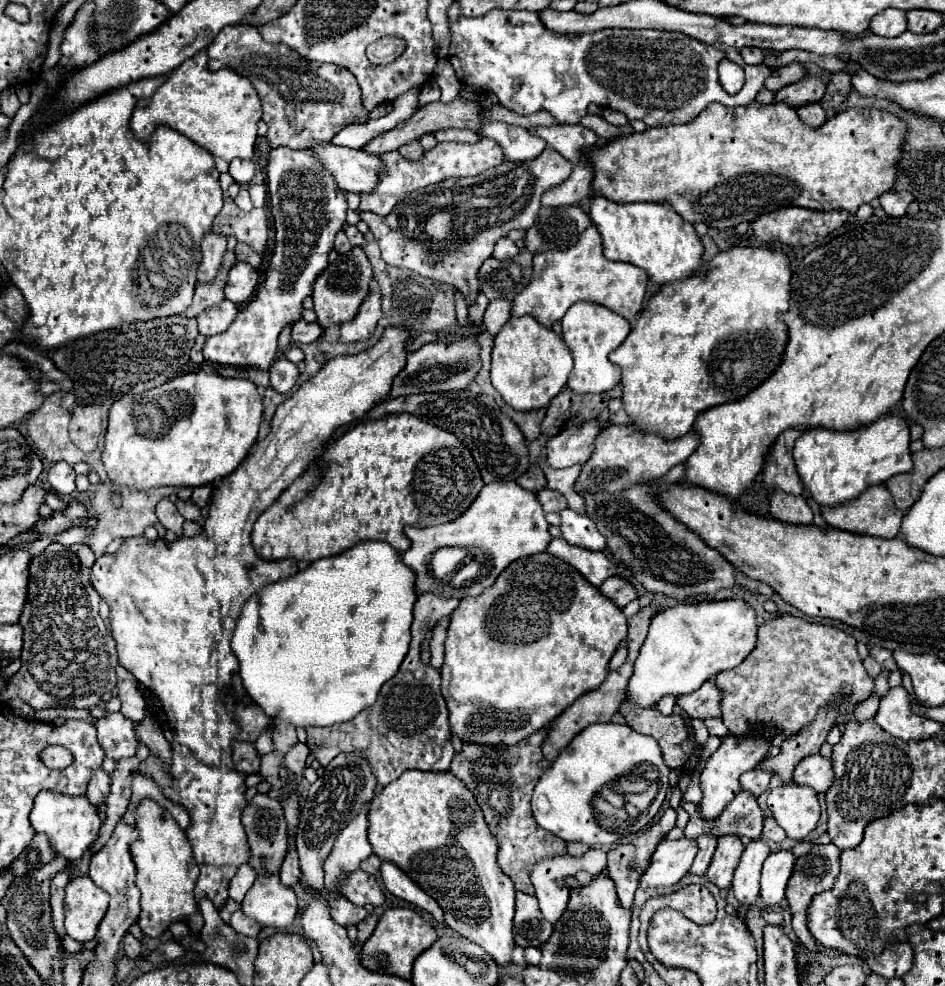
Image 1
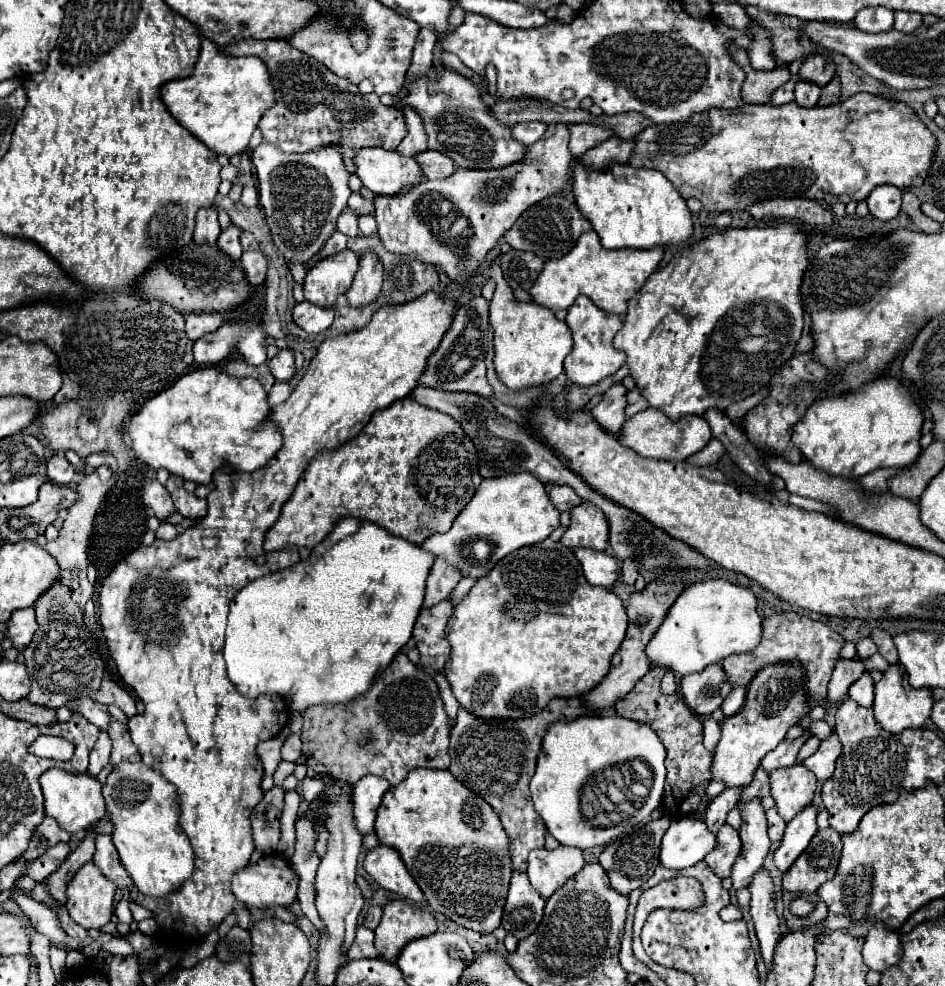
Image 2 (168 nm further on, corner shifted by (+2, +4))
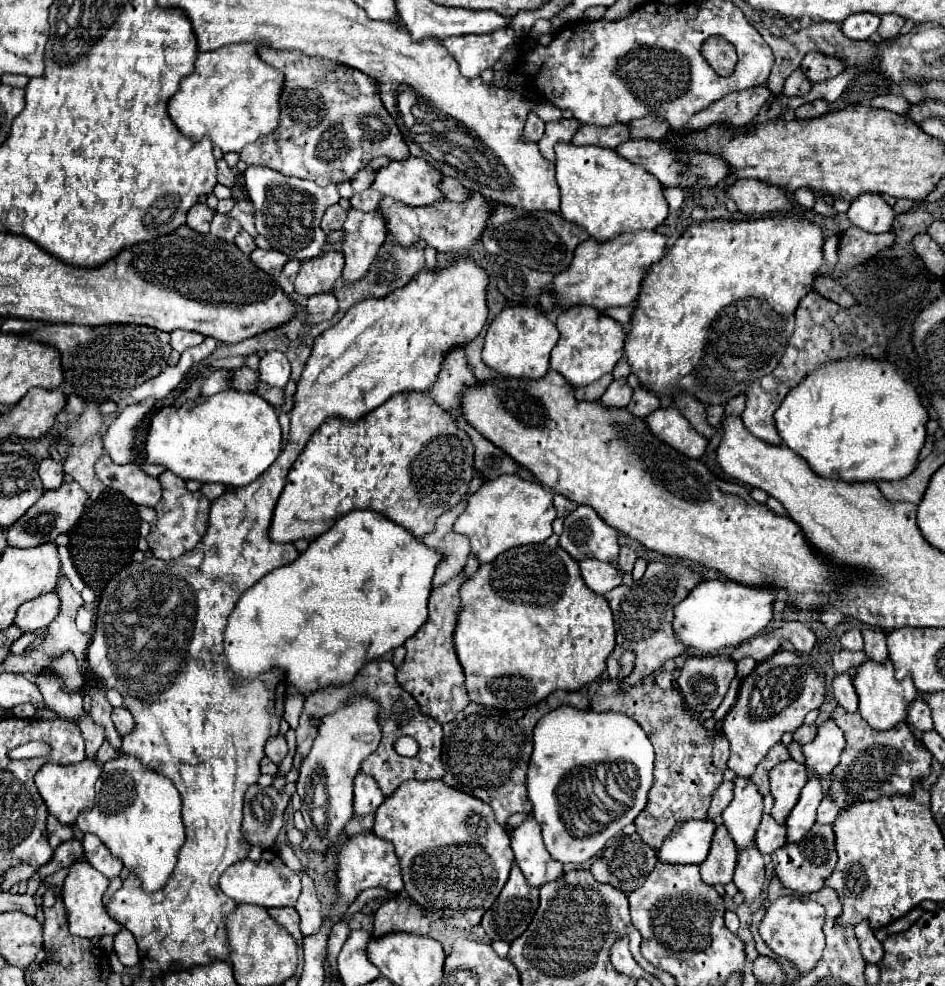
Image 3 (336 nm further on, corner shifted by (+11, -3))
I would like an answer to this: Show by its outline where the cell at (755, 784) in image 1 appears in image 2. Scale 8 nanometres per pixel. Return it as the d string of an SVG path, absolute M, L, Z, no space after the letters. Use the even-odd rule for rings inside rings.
M804 732L800 738L796 740L782 740L778 744L778 748L770 754L766 754L766 758L762 760L762 768L766 772L772 772L780 766L794 766L796 764L796 756L798 756L798 750L804 746L804 742L810 738L808 732Z

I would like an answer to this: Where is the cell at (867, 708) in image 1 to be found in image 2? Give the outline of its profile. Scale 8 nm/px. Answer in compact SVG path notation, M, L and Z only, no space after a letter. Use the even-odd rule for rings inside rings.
M864 672L848 690L848 696L852 700L856 700L860 706L864 708L872 708L872 702L874 702L874 682L870 678L868 672Z

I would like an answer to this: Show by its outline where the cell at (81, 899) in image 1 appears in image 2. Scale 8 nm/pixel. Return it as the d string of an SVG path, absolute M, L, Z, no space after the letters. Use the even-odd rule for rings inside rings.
M86 862L68 884L66 910L82 928L102 928L112 920L112 904L118 884L102 876L100 868Z

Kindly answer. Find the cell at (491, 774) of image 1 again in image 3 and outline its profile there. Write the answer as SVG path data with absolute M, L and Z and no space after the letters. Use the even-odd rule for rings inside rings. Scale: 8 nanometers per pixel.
M587 689L573 693L555 691L553 695L549 695L549 699L543 699L543 703L539 703L537 707L529 707L525 711L509 711L509 713L469 703L463 711L457 713L457 717L451 723L443 725L445 733L443 755L441 755L441 761L445 765L443 783L491 805L497 823L501 823L511 835L513 827L507 825L507 819L519 811L531 813L531 803L525 791L525 773L533 751L533 727L543 715L563 705L589 709Z

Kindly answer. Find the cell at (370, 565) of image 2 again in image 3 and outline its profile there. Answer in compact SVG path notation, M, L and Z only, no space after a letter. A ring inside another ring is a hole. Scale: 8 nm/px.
M351 511L349 515L343 515L341 519L335 521L335 525L329 531L325 531L315 541L311 541L307 551L301 553L297 561L265 575L261 581L257 581L253 587L249 587L241 595L241 599L233 607L227 627L225 627L223 653L227 657L227 669L233 673L235 679L241 679L241 681L253 681L253 679L265 675L269 669L283 669L289 685L295 687L299 695L313 695L325 687L337 687L337 685L351 683L363 665L371 663L373 659L383 657L385 653L393 651L395 647L401 647L409 637L415 635L415 631L427 619L427 599L431 593L431 579L433 579L435 565L439 563L439 559L441 559L439 553L429 549L423 541L415 541L403 527L389 523L389 519L381 519L381 515L377 515L375 511Z

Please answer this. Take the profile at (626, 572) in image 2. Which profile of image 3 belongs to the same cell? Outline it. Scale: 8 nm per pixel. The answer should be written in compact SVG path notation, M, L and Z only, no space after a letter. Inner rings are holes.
M623 545L621 551L619 551L619 557L617 557L617 565L619 565L619 569L621 569L623 573L631 573L635 561L637 561L637 553L635 553L631 547Z

